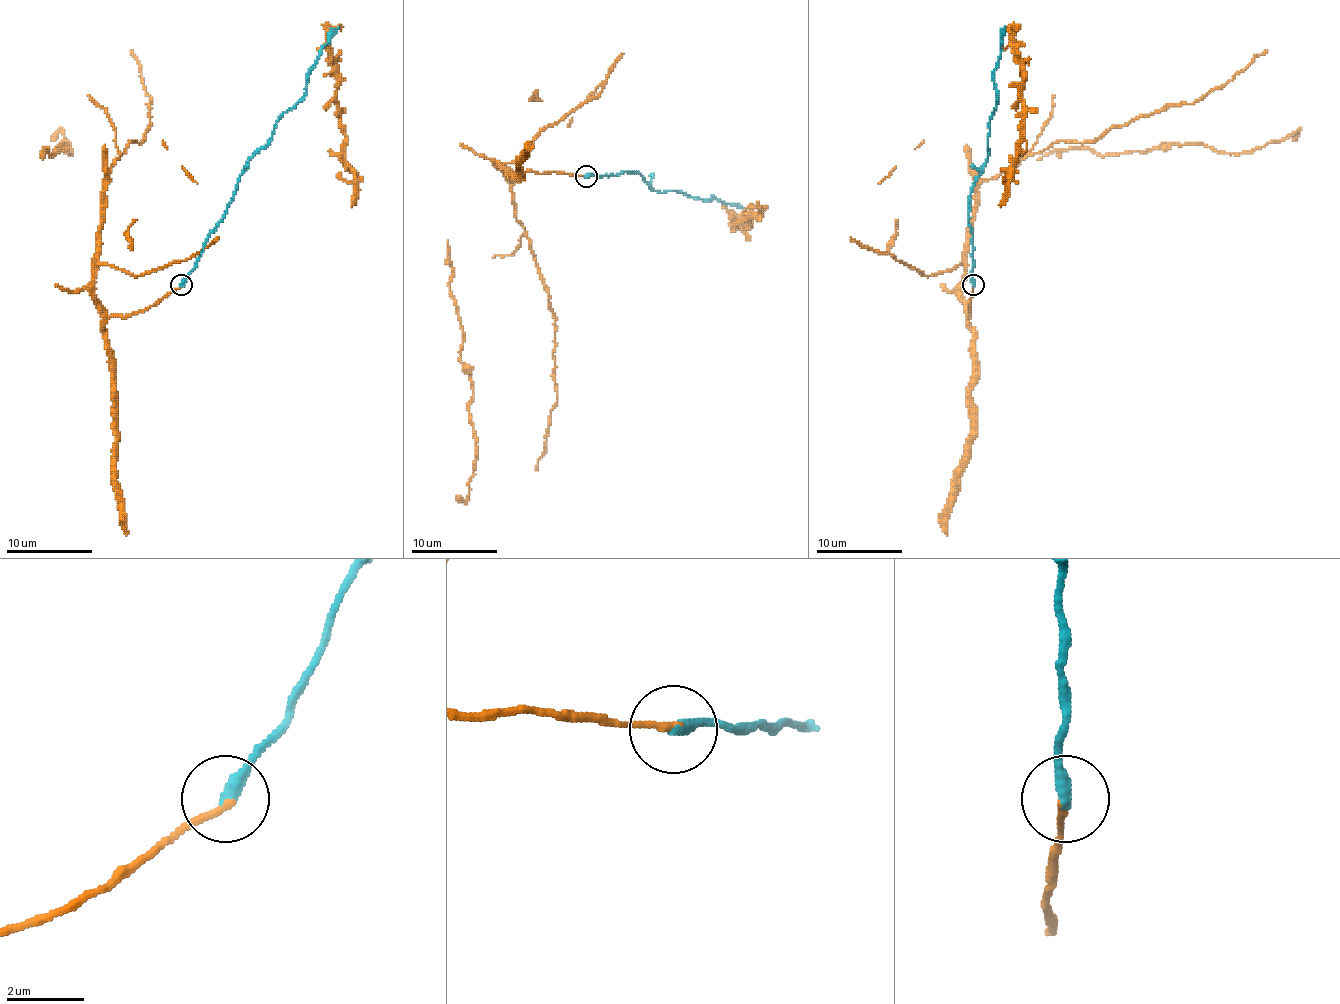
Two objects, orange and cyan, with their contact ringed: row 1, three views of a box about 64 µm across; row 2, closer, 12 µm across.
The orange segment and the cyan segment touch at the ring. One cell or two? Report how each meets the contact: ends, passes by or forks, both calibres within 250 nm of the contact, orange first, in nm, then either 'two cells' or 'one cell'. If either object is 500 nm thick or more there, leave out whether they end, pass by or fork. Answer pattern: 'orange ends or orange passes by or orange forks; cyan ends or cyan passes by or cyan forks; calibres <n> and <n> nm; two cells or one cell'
orange ends; cyan ends; calibres 170 and 400 nm; one cell

